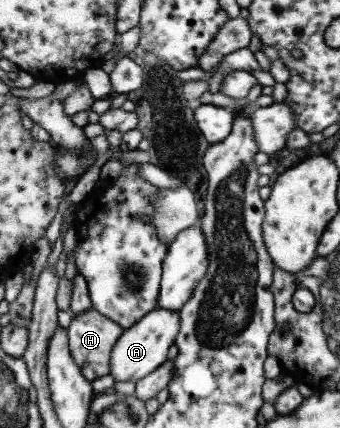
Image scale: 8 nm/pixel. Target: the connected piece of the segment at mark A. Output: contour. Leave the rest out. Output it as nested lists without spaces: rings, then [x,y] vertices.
[[[156,308],[143,315],[134,326],[125,329],[117,338],[111,349],[109,359],[109,375],[116,381],[139,381],[141,377],[149,375],[167,360],[169,346],[173,345],[179,330],[177,312]]]

